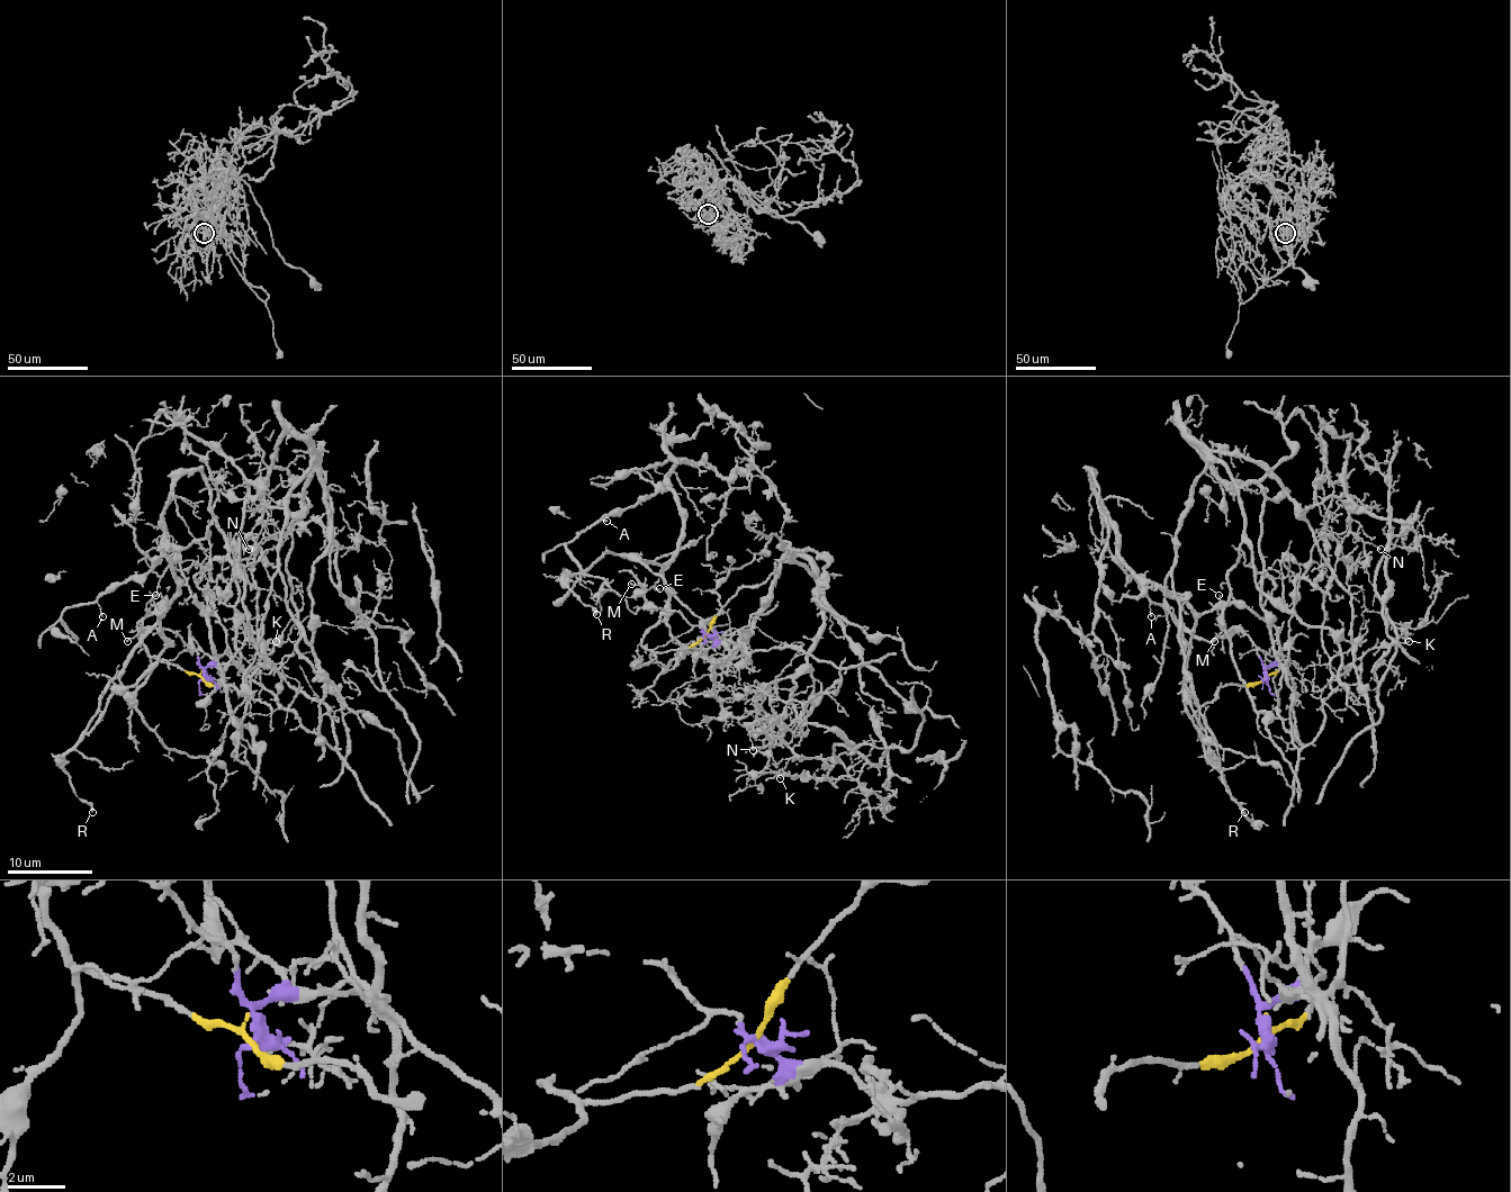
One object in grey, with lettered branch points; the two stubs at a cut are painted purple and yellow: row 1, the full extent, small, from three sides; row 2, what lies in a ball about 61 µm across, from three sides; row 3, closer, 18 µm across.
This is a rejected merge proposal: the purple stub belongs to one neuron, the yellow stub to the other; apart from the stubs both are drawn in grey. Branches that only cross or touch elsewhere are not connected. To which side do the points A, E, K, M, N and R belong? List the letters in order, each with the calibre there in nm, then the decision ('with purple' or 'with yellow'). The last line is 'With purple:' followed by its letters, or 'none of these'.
A: 110 nm | with yellow
E: 110 nm | with purple
K: 110 nm | with purple
M: 140 nm | with purple
N: 130 nm | with purple
R: 190 nm | with yellow
With purple: E, K, M, N

